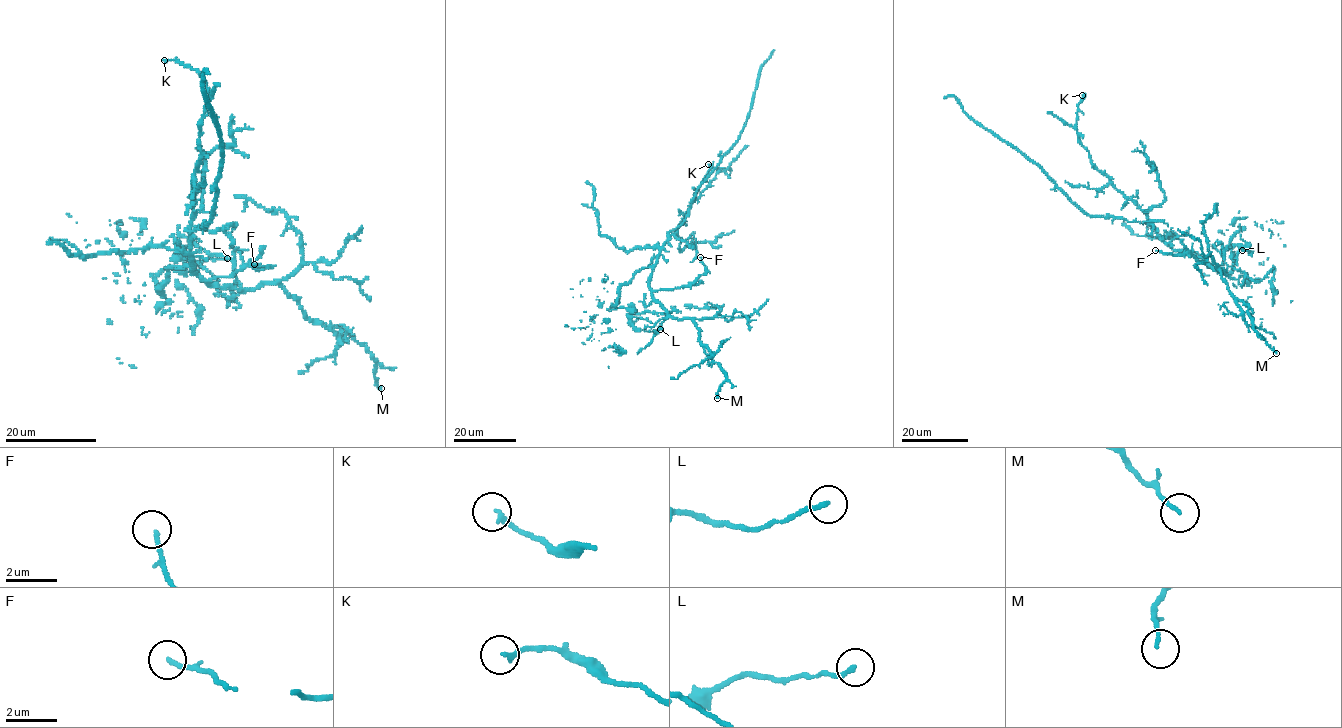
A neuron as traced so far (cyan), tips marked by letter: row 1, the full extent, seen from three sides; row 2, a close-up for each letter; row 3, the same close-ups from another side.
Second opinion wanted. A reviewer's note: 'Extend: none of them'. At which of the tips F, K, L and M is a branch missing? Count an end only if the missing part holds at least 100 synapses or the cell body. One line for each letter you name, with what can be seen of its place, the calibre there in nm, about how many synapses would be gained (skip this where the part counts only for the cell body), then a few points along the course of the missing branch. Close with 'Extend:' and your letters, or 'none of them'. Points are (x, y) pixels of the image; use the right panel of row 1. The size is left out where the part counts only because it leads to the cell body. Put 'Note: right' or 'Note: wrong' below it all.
Extend: none of them
Note: right

